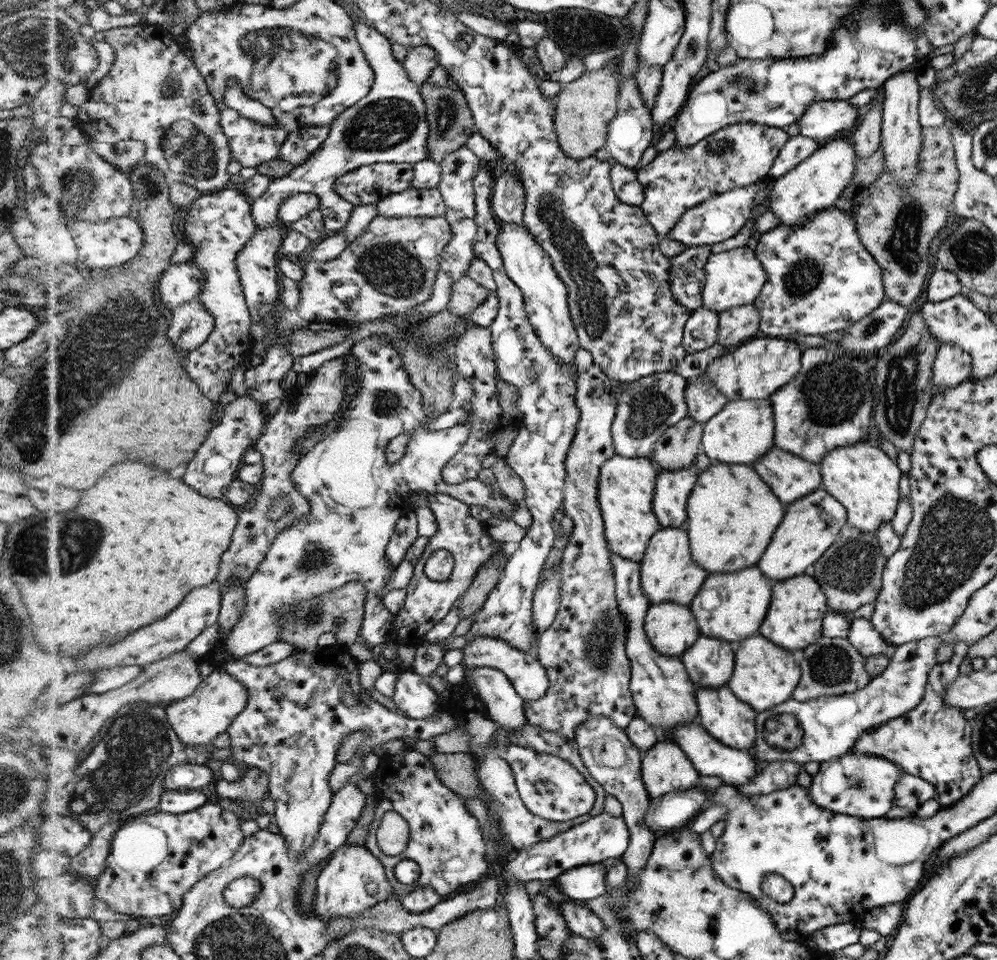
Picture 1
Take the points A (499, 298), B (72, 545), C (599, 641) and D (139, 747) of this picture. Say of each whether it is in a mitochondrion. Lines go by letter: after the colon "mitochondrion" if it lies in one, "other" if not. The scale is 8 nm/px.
A: other
B: mitochondrion
C: mitochondrion
D: mitochondrion

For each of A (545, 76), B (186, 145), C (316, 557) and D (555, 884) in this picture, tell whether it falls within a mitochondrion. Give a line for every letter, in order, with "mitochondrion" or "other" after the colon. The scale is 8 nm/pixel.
A: other
B: mitochondrion
C: mitochondrion
D: other

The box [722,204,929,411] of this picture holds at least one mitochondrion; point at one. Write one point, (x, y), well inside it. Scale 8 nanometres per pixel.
(800, 275)

